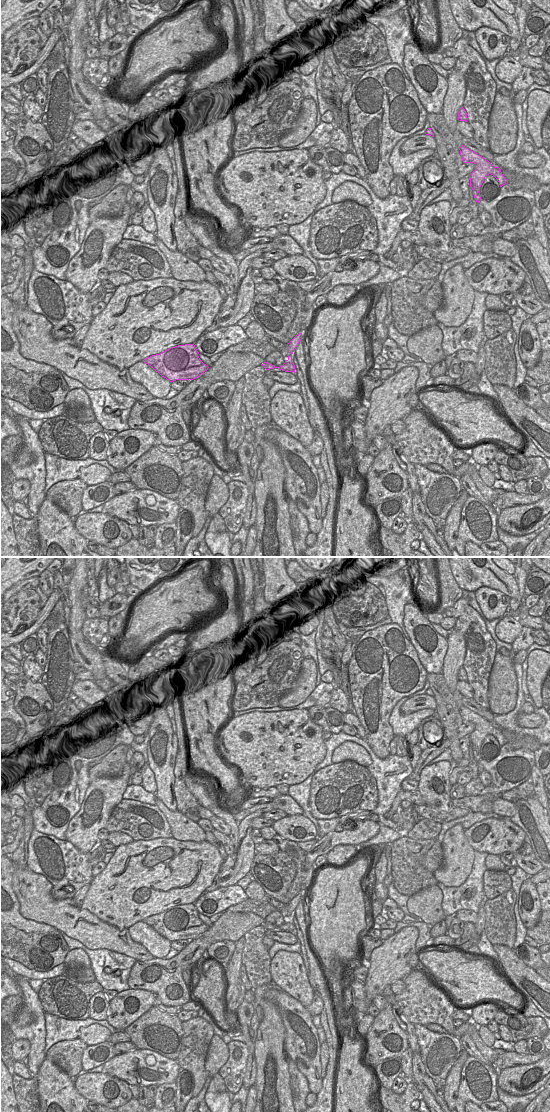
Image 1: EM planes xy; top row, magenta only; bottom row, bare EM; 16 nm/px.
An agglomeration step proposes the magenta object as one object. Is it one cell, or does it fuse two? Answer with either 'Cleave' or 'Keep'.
Cleave

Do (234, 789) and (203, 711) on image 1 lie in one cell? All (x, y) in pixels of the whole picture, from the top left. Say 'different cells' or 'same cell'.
same cell

